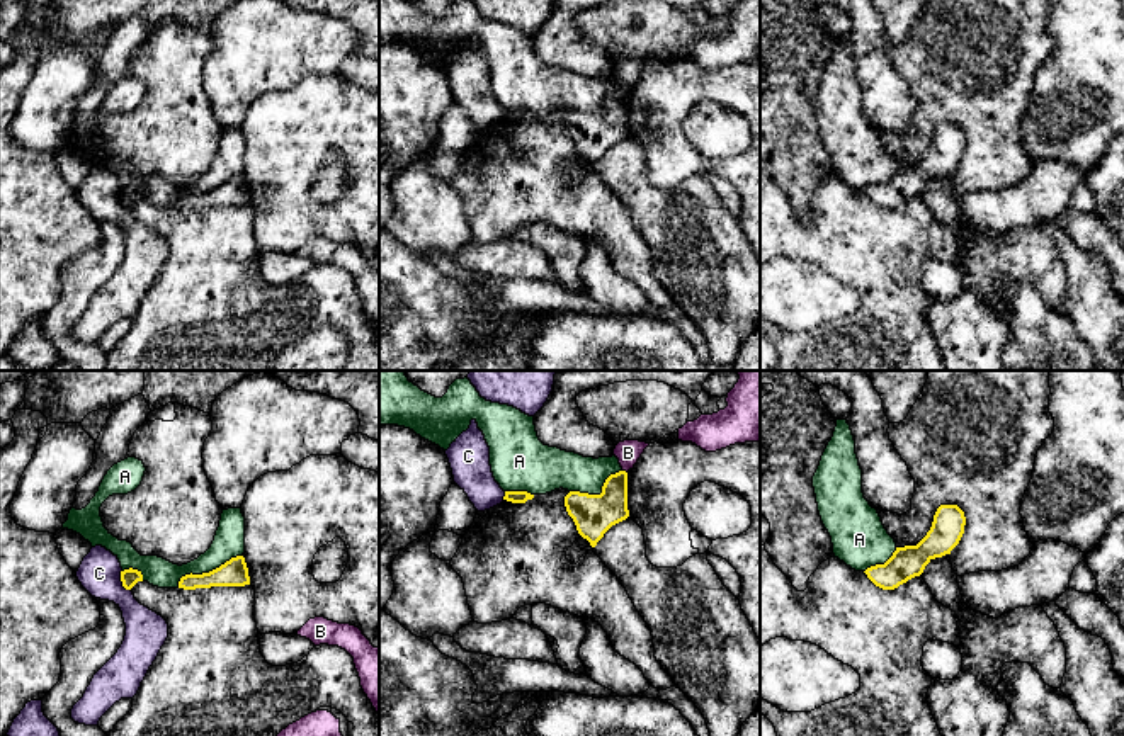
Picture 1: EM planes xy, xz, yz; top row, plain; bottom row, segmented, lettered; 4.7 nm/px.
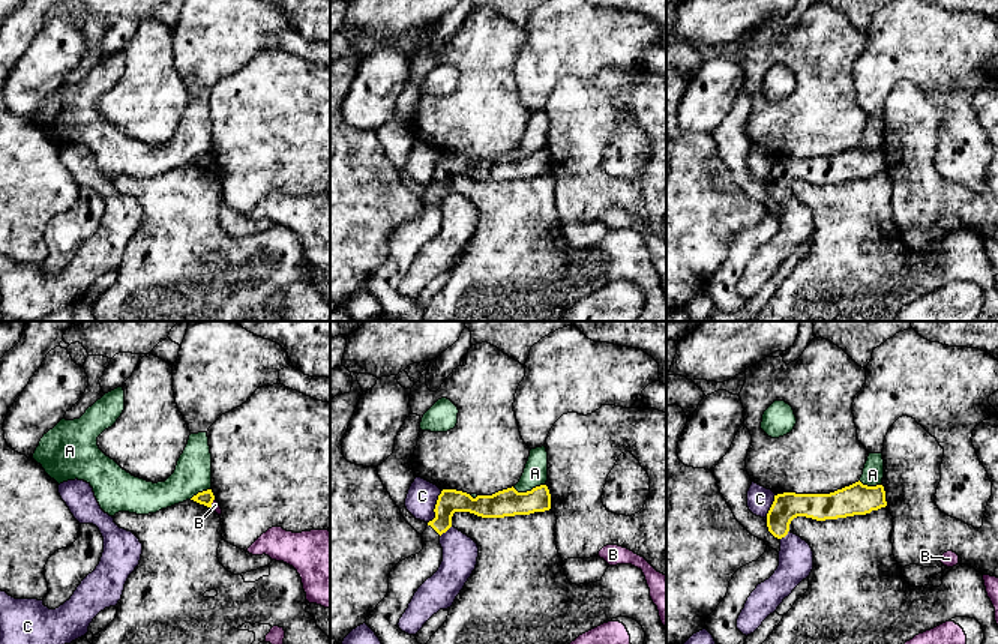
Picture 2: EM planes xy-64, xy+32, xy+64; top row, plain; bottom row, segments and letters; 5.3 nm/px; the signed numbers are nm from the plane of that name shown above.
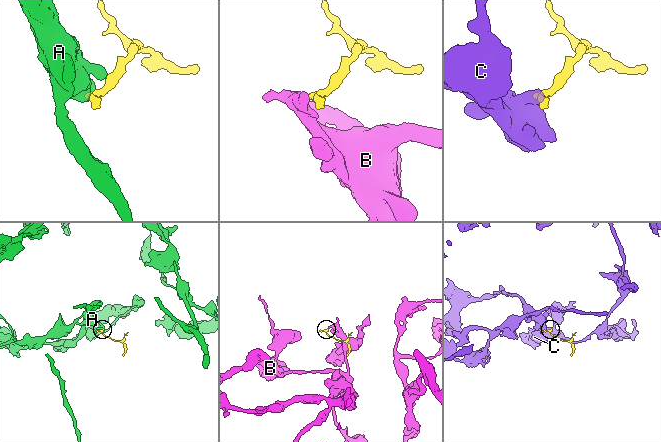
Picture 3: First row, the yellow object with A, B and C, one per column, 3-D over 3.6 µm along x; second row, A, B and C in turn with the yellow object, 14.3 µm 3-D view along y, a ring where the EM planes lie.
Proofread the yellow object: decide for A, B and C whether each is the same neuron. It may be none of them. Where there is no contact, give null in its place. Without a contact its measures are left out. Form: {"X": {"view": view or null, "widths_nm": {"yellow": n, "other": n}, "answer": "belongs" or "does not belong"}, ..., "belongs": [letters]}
{"A": {"view": "xy", "widths_nm": {"yellow": 130, "other": 150}, "answer": "does not belong"}, "B": {"view": "xz", "widths_nm": {"yellow": 190, "other": 120}, "answer": "does not belong"}, "C": {"view": "xy", "widths_nm": {"yellow": 80, "other": 200}, "answer": "does not belong"}, "belongs": []}

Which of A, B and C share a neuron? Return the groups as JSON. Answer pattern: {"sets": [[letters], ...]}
{"sets": [["A"], ["B"], ["C"]]}

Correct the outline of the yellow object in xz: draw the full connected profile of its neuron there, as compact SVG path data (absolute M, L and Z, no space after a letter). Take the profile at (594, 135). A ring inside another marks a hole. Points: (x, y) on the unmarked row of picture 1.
M627 92L610 93L600 114L570 110L565 116L565 126L578 153L595 167L612 144L629 136Z

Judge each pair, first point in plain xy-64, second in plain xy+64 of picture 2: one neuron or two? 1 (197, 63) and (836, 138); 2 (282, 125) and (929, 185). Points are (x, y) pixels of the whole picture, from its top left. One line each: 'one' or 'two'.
1: two
2: one

